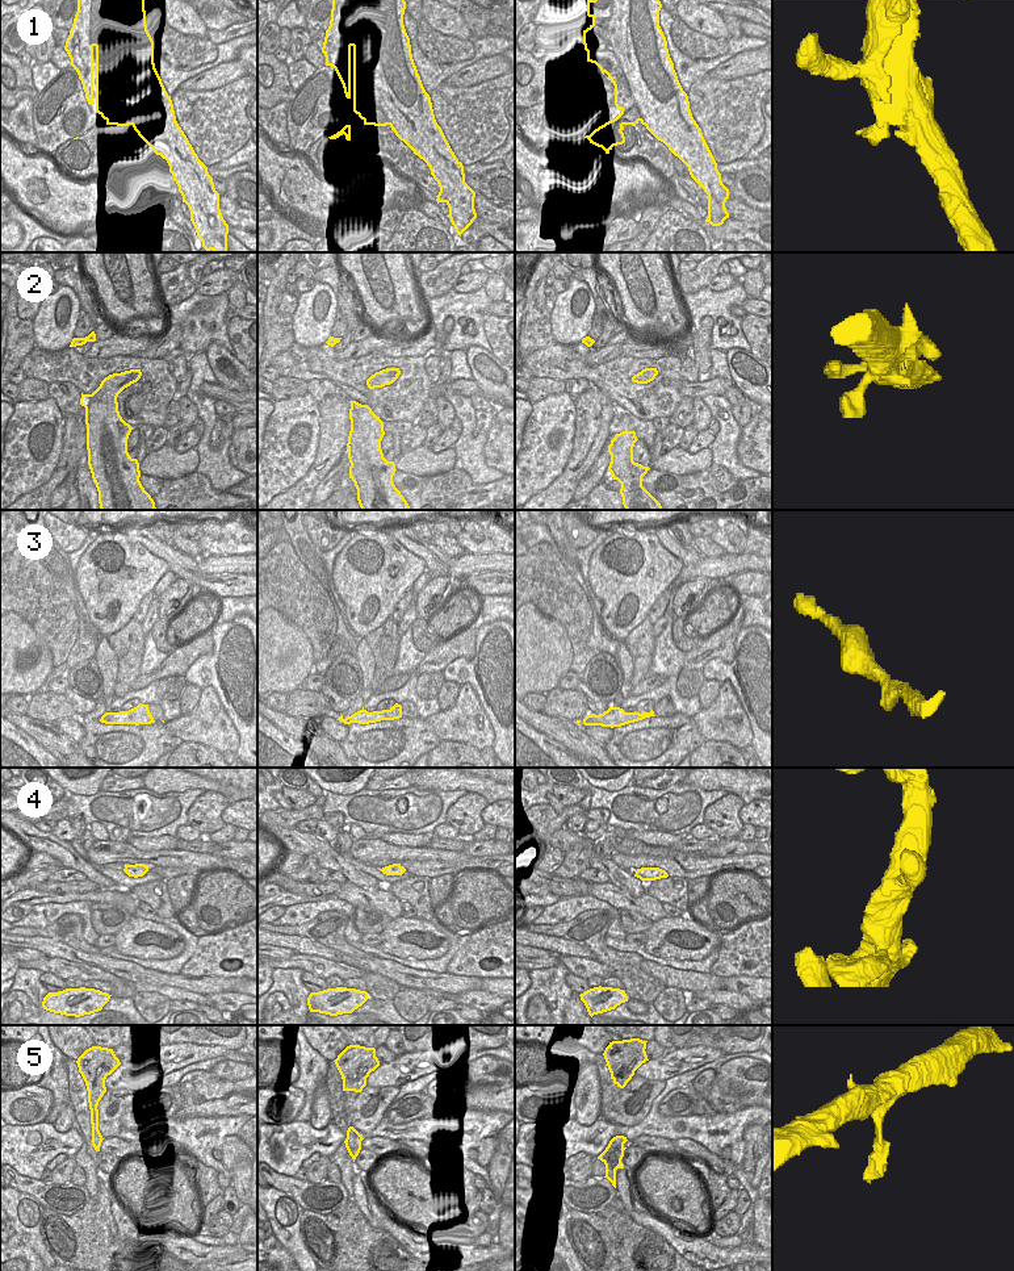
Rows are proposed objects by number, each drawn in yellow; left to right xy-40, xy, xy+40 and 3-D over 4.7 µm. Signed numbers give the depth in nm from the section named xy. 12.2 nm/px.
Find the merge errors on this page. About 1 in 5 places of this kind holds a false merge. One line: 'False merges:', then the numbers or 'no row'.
False merges: no row.

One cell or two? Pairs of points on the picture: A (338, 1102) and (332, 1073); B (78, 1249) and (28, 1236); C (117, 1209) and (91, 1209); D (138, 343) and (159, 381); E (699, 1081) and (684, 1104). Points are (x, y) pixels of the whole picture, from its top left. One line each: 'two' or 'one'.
A: one
B: two
C: two
D: two
E: two

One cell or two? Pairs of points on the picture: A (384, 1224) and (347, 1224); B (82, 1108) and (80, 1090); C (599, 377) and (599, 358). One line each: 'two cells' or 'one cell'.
A: two cells
B: one cell
C: two cells

